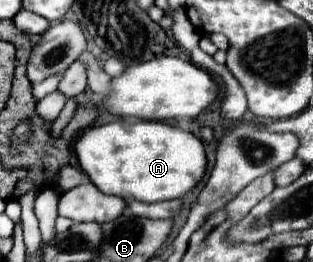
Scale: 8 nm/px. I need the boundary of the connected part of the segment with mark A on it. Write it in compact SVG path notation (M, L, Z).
M118 120L92 126L76 140L74 152L82 170L100 192L140 202L164 202L186 196L202 182L208 164L202 140L176 126L150 120Z

